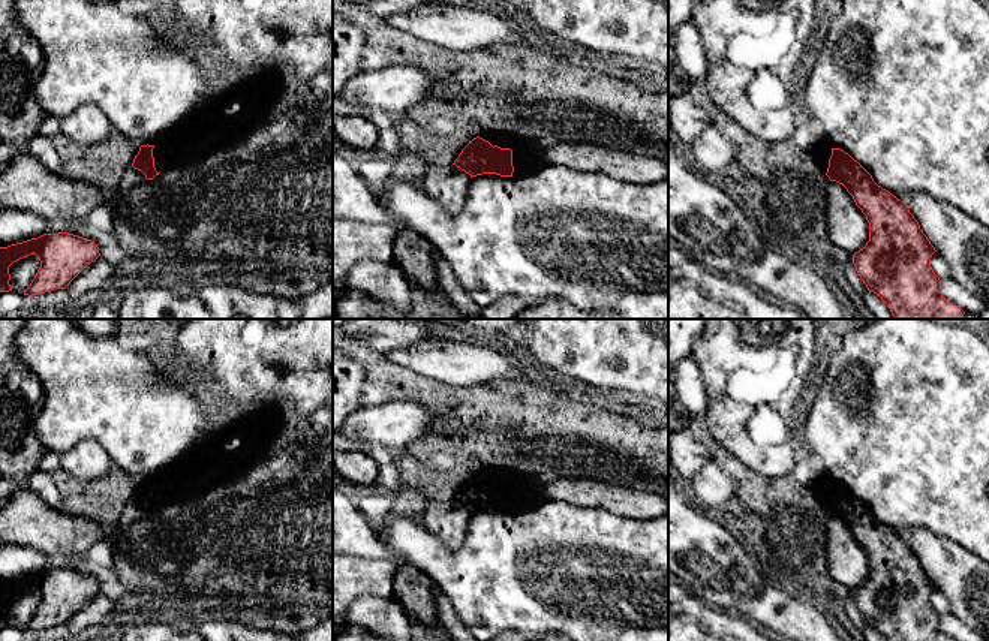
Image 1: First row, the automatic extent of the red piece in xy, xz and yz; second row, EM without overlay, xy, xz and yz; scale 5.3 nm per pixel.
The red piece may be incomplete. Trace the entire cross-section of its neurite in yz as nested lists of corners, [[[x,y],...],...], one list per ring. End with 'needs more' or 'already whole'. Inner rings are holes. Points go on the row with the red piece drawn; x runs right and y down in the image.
[[[823,142],[815,150],[815,156],[829,180],[847,189],[869,223],[869,241],[853,255],[856,271],[868,291],[887,304],[895,319],[962,319],[965,312],[941,294],[941,280],[931,267],[931,258],[937,250],[908,205],[878,186],[872,175],[844,150]]]; needs more

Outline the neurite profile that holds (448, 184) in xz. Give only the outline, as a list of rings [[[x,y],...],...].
[[[427,165],[421,186],[448,214],[459,214],[465,208],[471,175],[456,165]]]

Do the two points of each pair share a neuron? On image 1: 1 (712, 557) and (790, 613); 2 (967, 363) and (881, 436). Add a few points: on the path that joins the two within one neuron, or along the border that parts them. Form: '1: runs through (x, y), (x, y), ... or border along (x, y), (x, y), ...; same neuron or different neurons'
1: runs through (732, 577), (754, 599), (770, 608); same neuron
2: runs through (946, 379), (938, 387), (934, 387), (902, 418); same neuron

